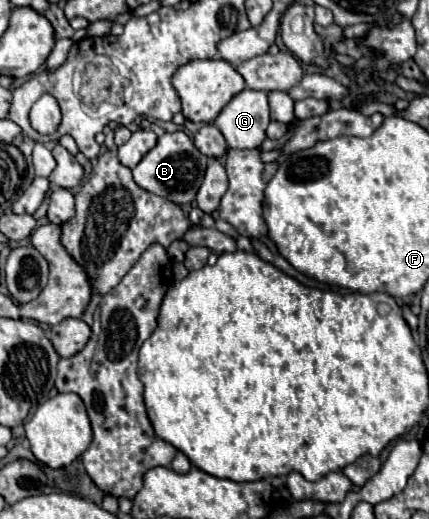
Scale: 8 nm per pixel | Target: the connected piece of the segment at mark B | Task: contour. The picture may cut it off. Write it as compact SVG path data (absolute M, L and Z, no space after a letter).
M173 131L157 139L157 145L133 169L133 179L139 187L143 187L149 193L165 197L177 205L185 205L195 199L205 169L207 169L207 157L193 145L191 137L185 131Z

